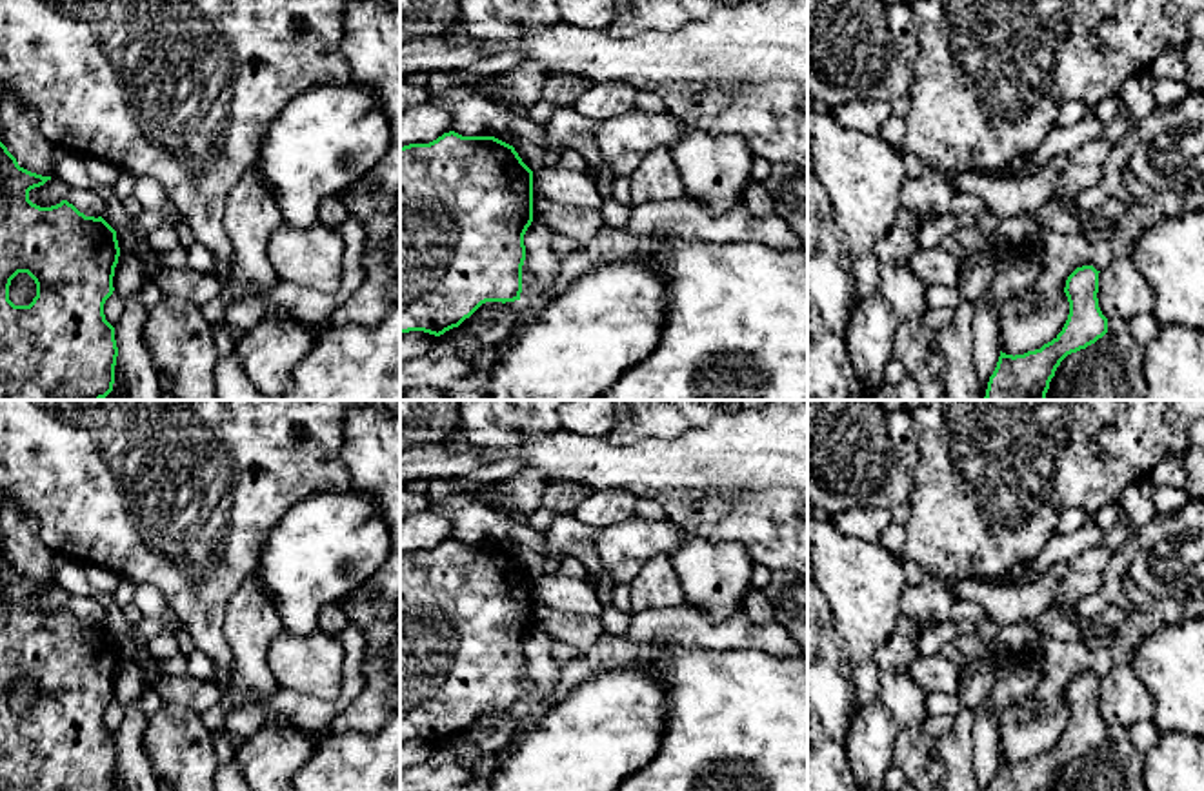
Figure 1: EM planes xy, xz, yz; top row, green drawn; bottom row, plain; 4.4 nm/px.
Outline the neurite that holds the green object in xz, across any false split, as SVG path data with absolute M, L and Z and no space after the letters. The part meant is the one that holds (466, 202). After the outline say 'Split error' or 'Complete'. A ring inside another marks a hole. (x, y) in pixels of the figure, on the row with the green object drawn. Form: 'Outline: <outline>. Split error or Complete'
Outline: M449 131L429 144L400 147L400 335L424 331L440 336L486 302L520 300L524 235L531 222L533 171L513 145L495 136Z. Complete

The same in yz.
Outline: M1082 265L1068 276L1064 293L1069 315L1051 342L1015 356L1000 351L984 400L1048 400L1046 393L1060 362L1108 333L1108 318L1097 298L1099 273L1093 265Z. Complete

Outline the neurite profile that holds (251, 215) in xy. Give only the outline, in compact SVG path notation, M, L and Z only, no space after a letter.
M256 167L227 196L224 225L233 245L229 265L233 300L273 291L280 278L267 258L267 244L282 224L282 211Z

